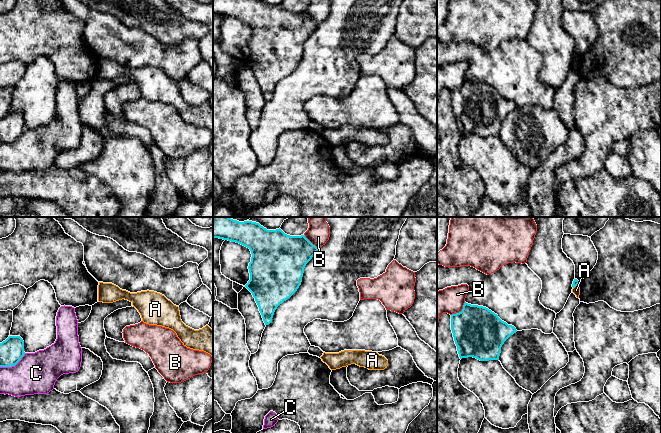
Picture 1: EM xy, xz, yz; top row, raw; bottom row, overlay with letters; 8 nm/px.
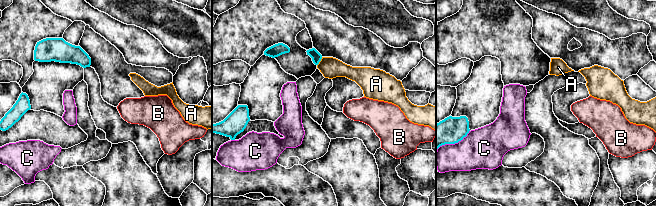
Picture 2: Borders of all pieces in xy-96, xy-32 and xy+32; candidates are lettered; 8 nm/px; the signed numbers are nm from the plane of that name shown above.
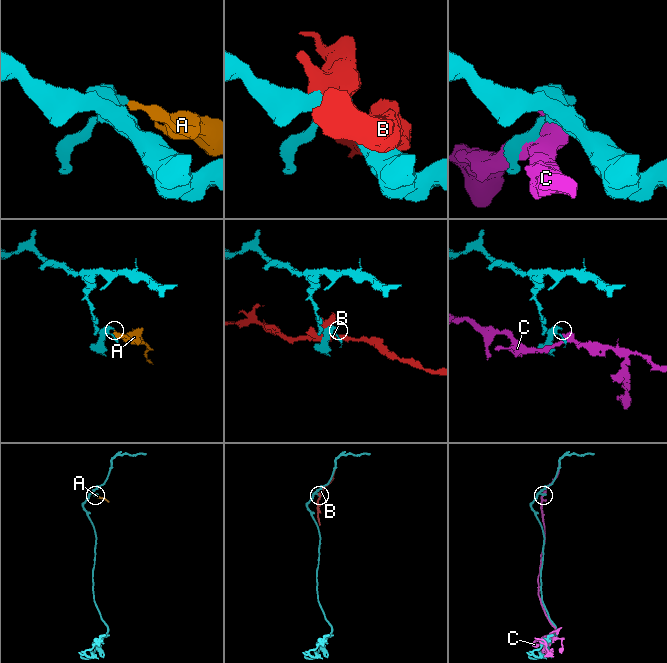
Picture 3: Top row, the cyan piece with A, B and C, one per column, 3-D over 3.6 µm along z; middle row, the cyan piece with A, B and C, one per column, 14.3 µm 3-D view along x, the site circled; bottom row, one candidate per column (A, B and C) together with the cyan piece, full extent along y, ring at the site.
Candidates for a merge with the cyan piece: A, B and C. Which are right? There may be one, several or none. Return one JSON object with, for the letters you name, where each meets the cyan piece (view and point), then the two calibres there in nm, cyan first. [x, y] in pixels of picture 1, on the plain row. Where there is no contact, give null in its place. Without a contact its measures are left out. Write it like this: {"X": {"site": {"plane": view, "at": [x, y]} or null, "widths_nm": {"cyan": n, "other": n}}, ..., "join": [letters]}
{"join": []}

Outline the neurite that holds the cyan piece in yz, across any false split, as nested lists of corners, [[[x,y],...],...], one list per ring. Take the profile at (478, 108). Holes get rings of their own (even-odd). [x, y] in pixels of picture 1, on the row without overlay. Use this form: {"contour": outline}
{"contour": [[[466,78],[461,88],[451,91],[451,106],[460,135],[473,133],[480,137],[499,136],[502,121],[517,108],[488,84]]]}

